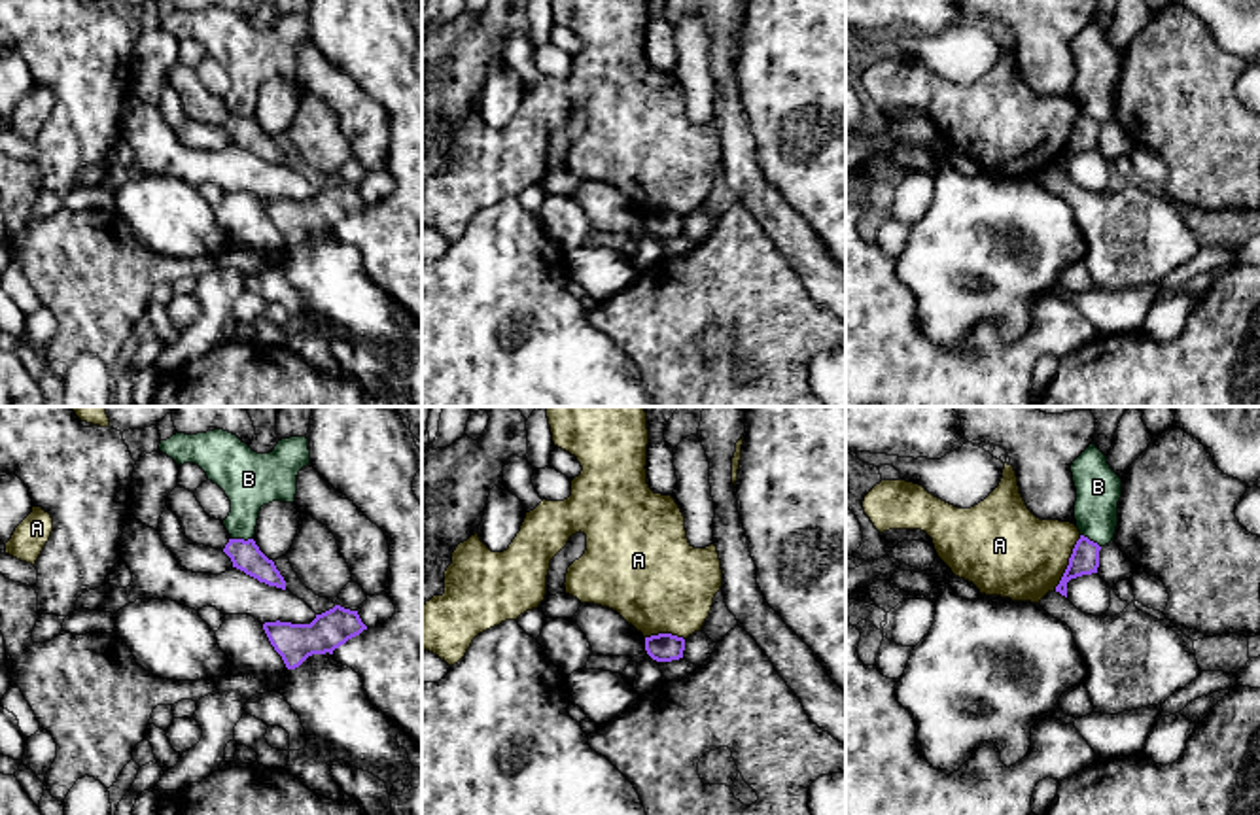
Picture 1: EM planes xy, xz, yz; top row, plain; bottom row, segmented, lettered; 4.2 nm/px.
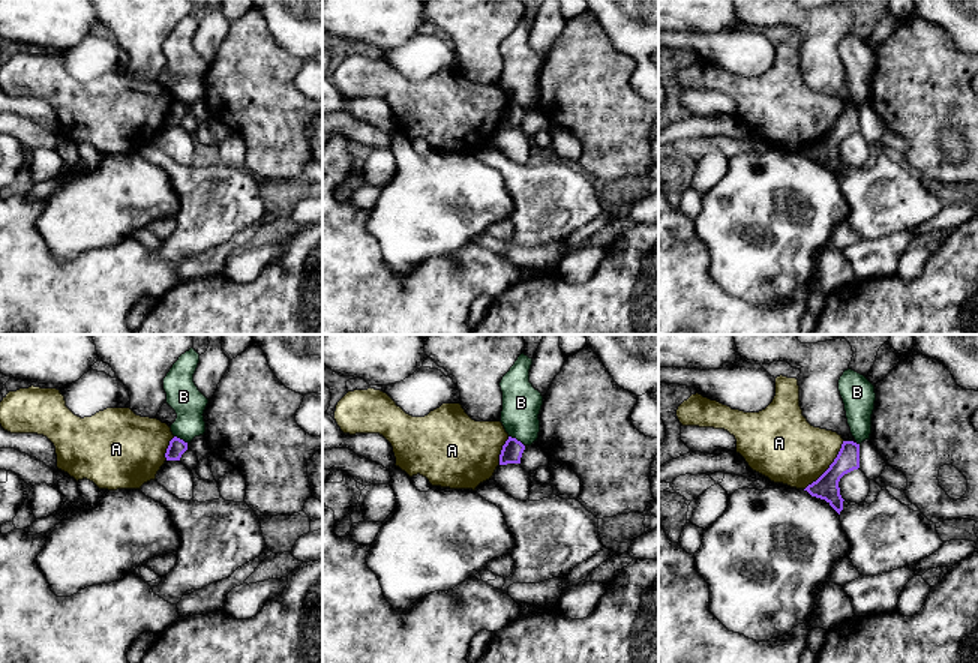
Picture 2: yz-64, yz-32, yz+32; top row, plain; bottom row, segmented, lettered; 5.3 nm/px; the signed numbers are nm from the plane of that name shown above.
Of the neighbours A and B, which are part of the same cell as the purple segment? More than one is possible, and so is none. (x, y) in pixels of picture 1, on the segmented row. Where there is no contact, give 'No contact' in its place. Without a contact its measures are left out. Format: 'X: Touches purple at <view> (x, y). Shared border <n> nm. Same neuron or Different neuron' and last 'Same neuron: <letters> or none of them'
A: Touches purple at yz (1069, 562). Shared border 260 nm. Different neuron
B: Touches purple at xy (243, 539). Shared border 100 nm. Different neuron
Same neuron: none of them

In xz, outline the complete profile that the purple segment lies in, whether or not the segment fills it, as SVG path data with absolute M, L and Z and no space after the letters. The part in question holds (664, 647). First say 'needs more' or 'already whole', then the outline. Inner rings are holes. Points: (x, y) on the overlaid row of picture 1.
already whole; M672 633L645 637L645 650L656 662L672 662L683 658L685 639Z

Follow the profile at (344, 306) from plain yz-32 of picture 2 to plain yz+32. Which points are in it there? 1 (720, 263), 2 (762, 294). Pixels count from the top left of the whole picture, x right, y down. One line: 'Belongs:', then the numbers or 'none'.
Belongs: none

